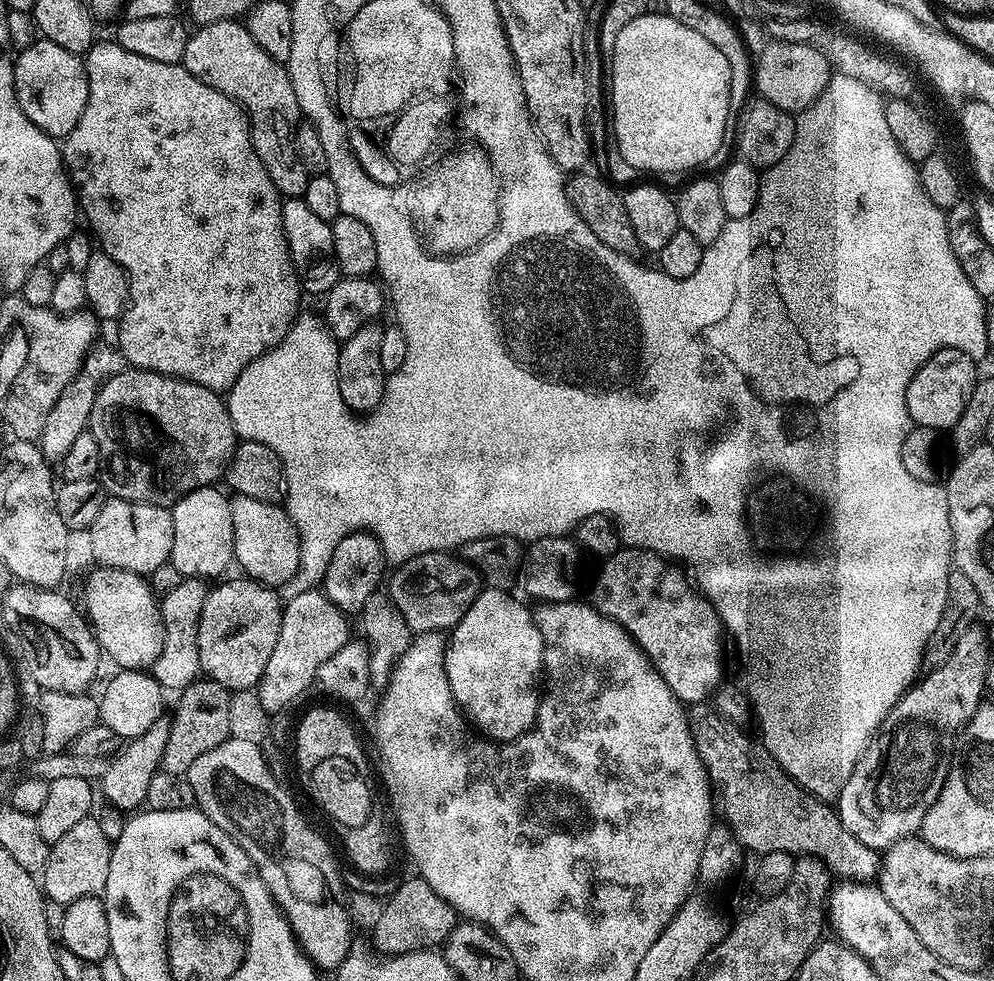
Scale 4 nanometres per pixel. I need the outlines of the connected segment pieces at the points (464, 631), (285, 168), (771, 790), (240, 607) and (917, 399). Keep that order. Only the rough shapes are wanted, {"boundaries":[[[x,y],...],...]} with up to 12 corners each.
{"boundaries":[[[485,587],[444,649],[456,707],[493,742],[531,732],[543,634]],[[239,19],[199,25],[184,68],[244,109],[281,197],[310,174],[287,67]],[[711,703],[687,709],[714,812],[755,854],[872,882],[882,856]],[[213,587],[198,622],[200,671],[236,694],[274,654],[279,591]],[[939,348],[912,376],[913,425],[951,430],[978,379],[971,355]]]}

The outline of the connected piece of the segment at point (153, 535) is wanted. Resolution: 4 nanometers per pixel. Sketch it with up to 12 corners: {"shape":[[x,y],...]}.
{"shape":[[105,499],[95,563],[151,574],[172,558],[172,514]]}

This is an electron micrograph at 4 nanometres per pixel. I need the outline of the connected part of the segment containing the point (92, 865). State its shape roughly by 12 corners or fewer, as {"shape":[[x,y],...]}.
{"shape":[[82,818],[48,849],[45,897],[100,896],[112,847]]}

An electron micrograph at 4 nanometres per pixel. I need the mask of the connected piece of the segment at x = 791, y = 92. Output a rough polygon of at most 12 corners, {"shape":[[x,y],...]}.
{"shape":[[772,42],[754,64],[754,88],[799,114],[834,69],[807,43]]}

